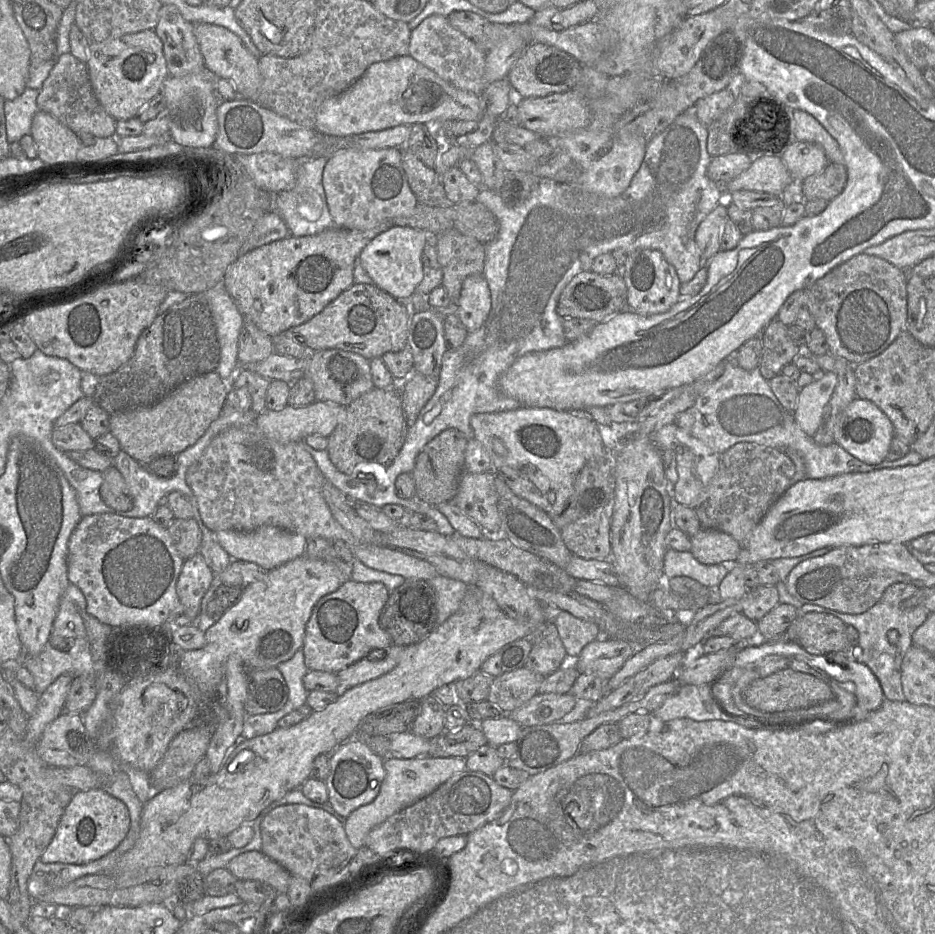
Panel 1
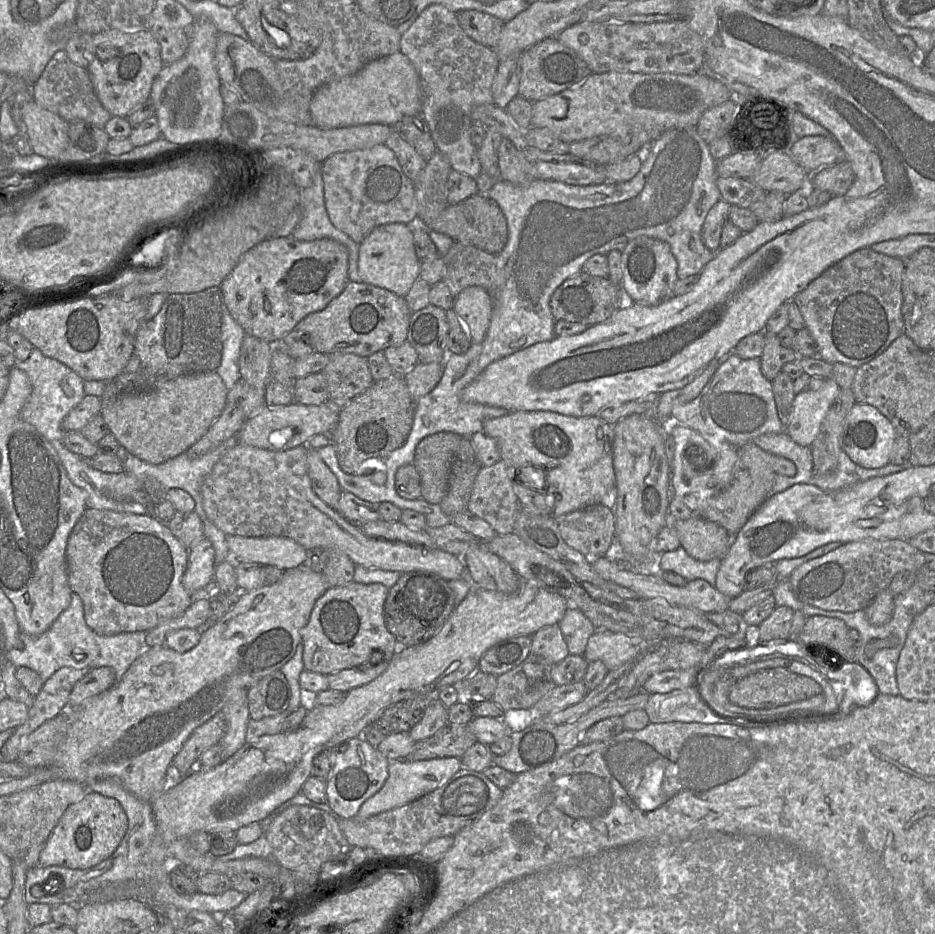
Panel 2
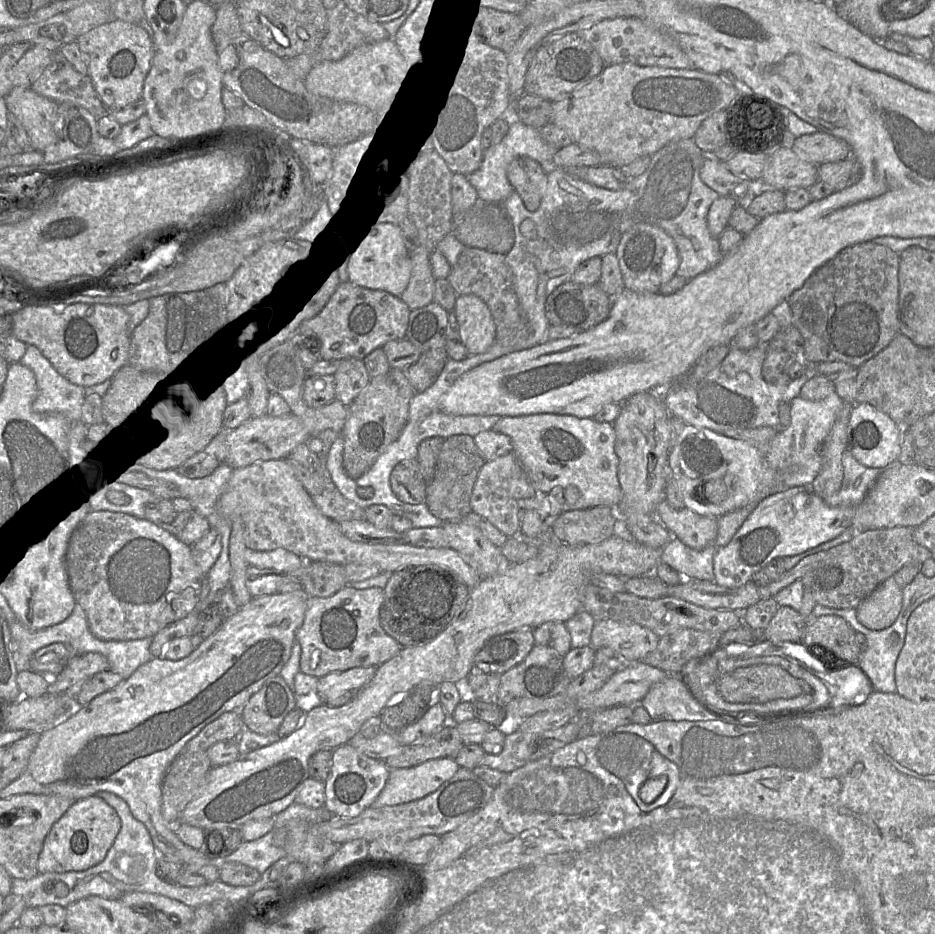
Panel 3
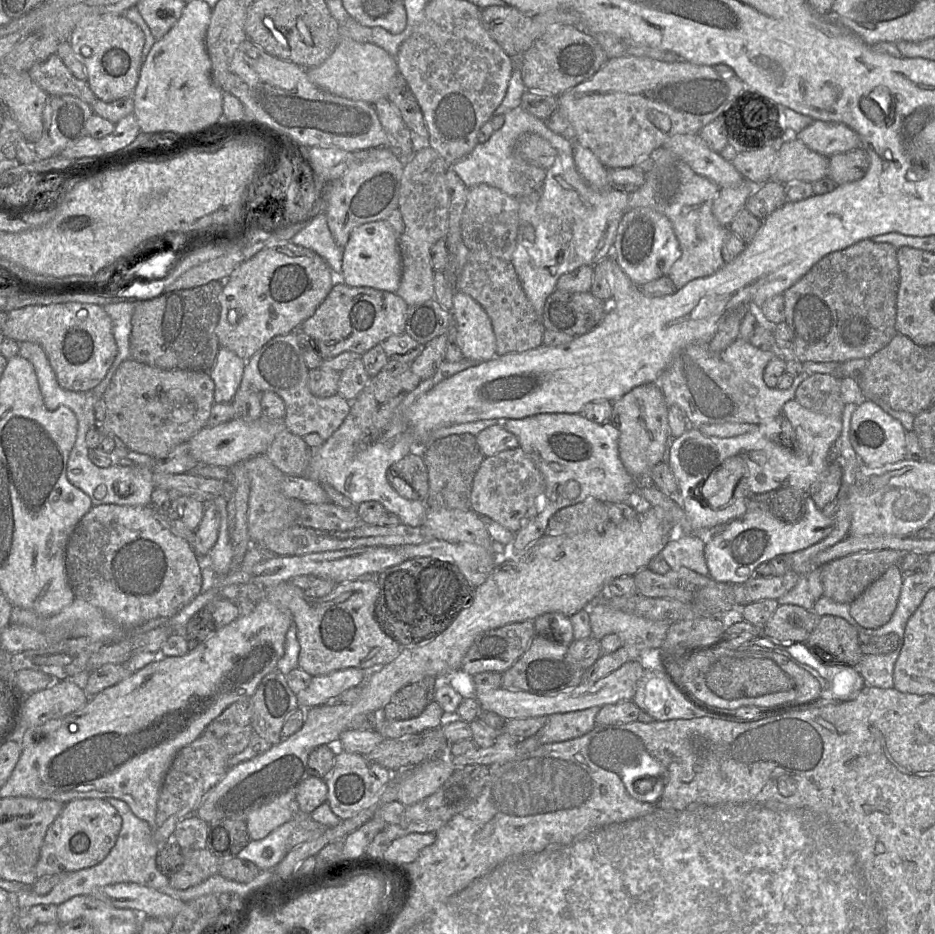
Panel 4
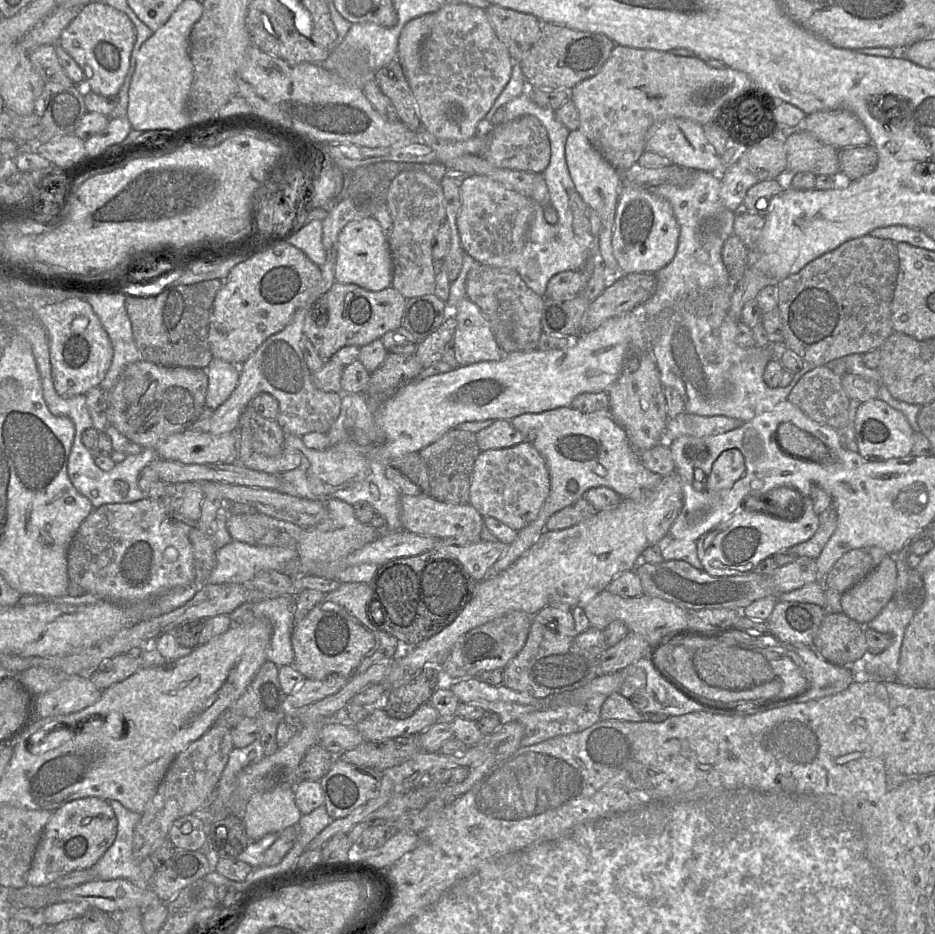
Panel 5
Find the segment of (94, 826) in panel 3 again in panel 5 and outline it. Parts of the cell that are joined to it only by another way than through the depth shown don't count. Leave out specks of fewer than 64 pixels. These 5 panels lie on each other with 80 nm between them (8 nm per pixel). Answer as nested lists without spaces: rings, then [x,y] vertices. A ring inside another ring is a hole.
[[[98,797],[73,800],[53,811],[36,848],[27,885],[51,886],[68,873],[93,867],[113,844],[117,824],[109,802]]]

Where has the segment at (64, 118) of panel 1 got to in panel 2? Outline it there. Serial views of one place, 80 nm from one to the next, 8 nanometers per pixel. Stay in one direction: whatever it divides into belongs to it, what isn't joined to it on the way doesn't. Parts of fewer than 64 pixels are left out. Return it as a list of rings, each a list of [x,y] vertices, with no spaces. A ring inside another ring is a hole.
[[[64,50],[53,55],[30,90],[31,98],[39,106],[59,115],[67,122],[80,119],[104,128],[112,116],[97,98],[88,70],[74,64]]]

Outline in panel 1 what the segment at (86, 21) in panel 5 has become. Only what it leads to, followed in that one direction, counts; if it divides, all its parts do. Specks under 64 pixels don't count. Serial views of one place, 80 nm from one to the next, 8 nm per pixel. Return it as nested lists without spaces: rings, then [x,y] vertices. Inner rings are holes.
[[[153,30],[89,43],[87,69],[95,97],[116,121],[137,117],[169,76],[162,41]]]

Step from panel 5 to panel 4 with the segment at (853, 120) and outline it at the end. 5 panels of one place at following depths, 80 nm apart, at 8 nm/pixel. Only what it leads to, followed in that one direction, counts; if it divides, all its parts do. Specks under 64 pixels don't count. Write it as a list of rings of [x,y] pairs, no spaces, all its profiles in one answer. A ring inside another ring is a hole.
[[[814,120],[800,131],[796,139],[809,149],[823,156],[830,157],[860,147],[858,134],[843,123]]]

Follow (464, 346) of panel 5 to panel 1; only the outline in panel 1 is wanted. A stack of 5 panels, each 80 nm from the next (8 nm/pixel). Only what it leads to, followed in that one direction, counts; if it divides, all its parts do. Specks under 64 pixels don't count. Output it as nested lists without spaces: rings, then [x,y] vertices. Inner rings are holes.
[[[483,274],[468,276],[456,304],[456,314],[468,332],[478,330],[491,310],[491,293]]]

